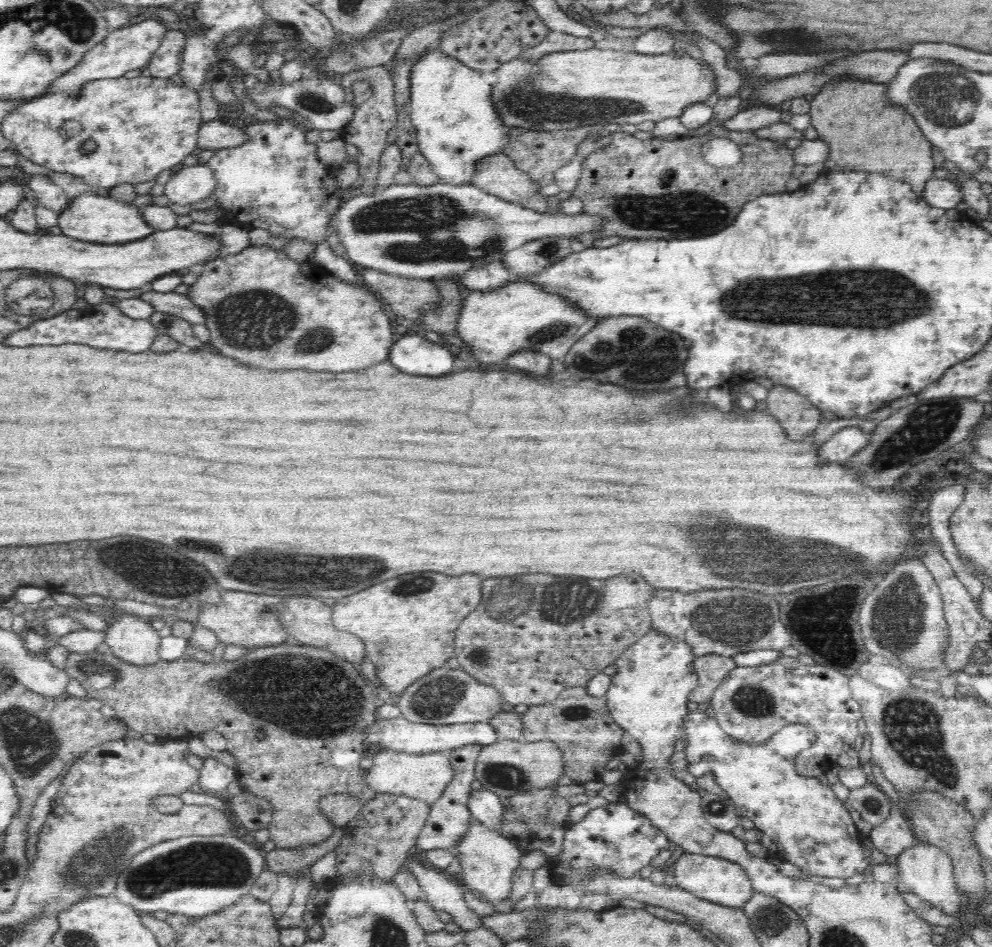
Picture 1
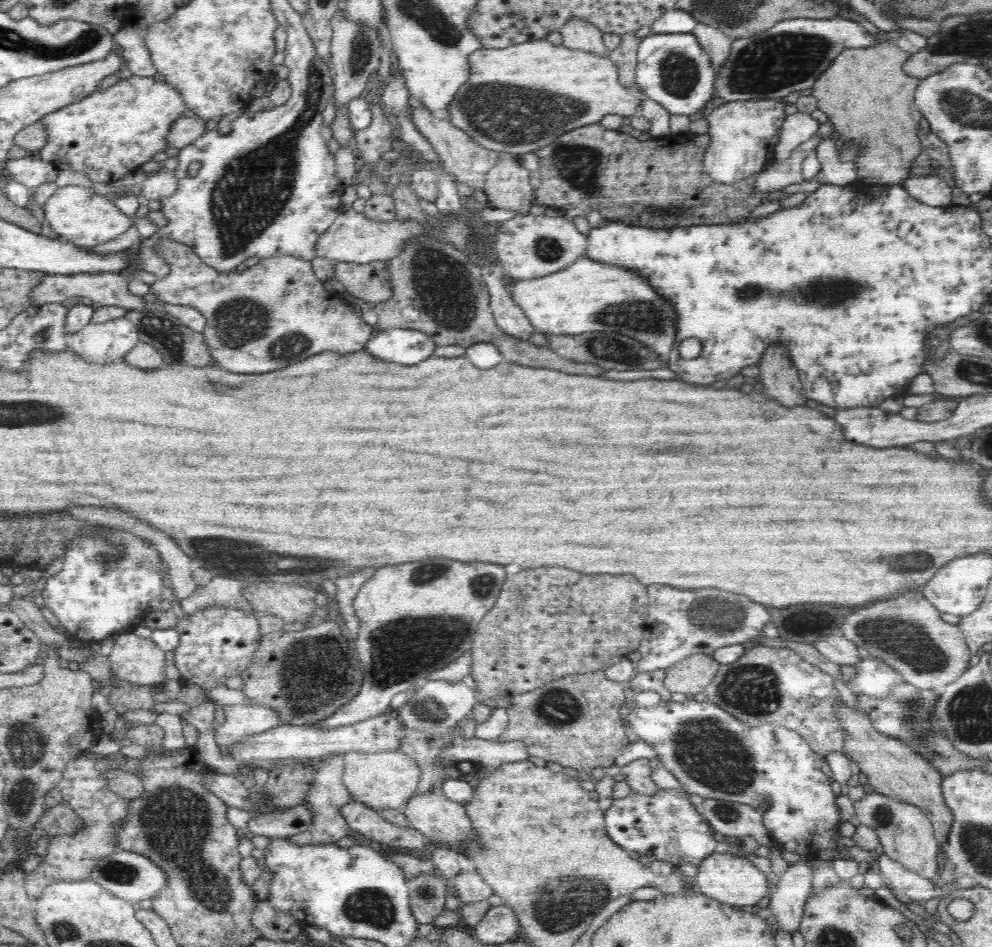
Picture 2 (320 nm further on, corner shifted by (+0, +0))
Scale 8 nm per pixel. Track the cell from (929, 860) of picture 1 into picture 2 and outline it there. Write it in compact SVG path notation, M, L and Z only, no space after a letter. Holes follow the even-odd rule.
M876 792L864 794L853 806L861 824L876 830L886 856L926 879L935 880L939 876L943 865L938 857L939 842L922 809Z

